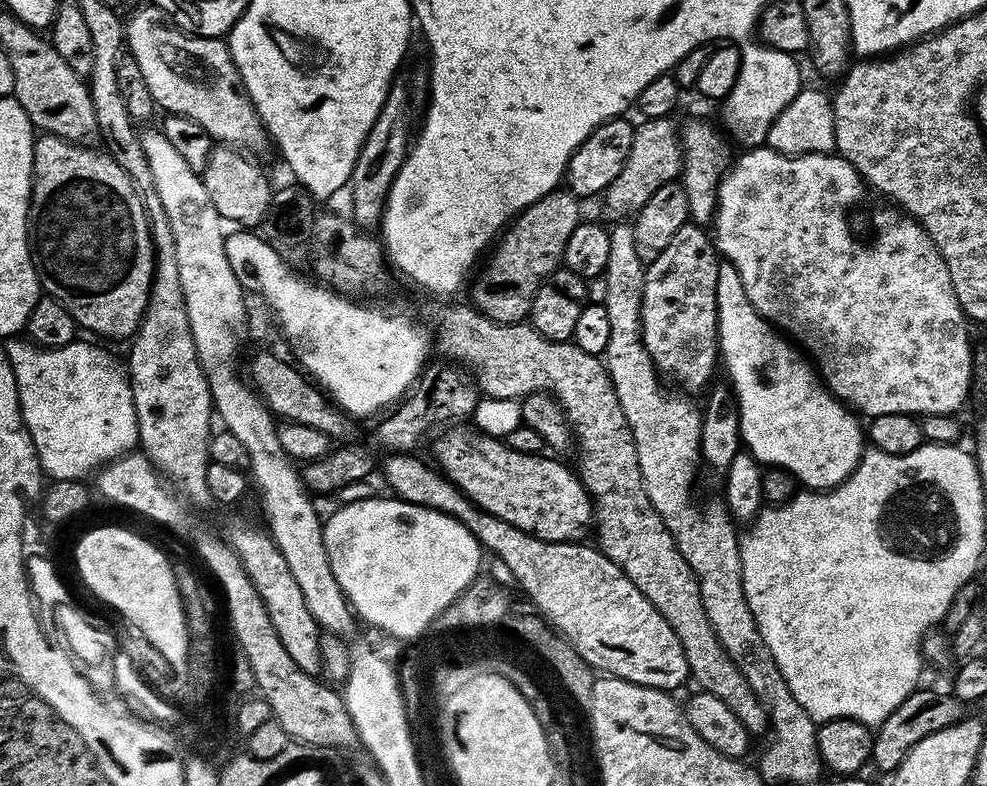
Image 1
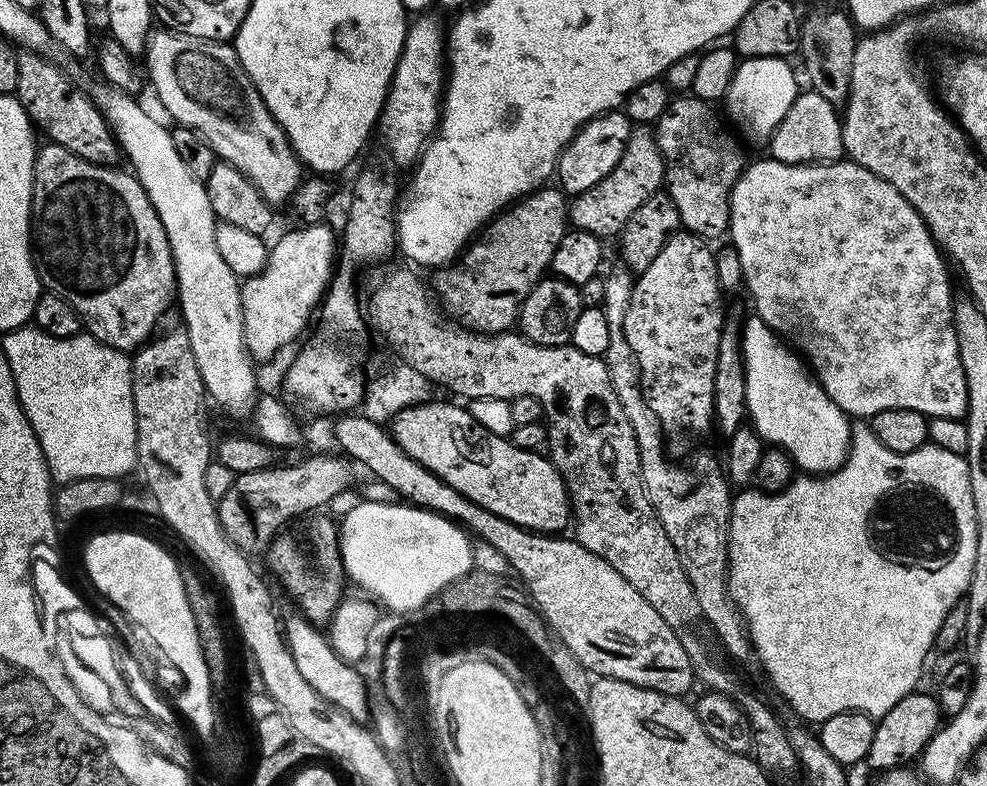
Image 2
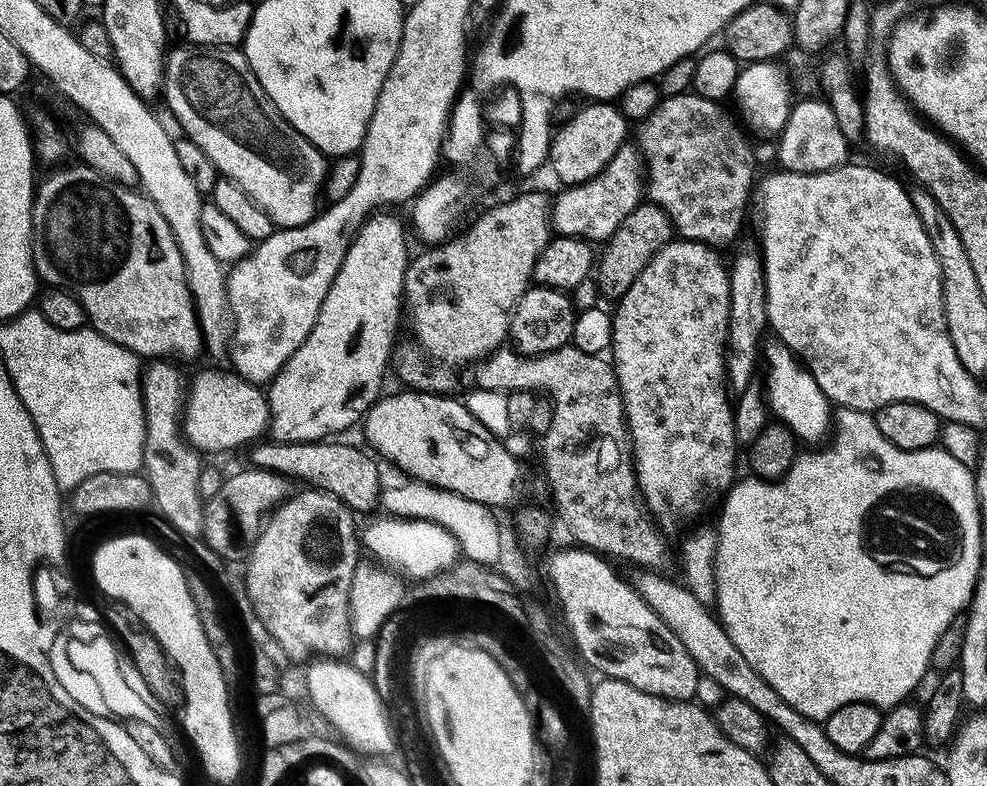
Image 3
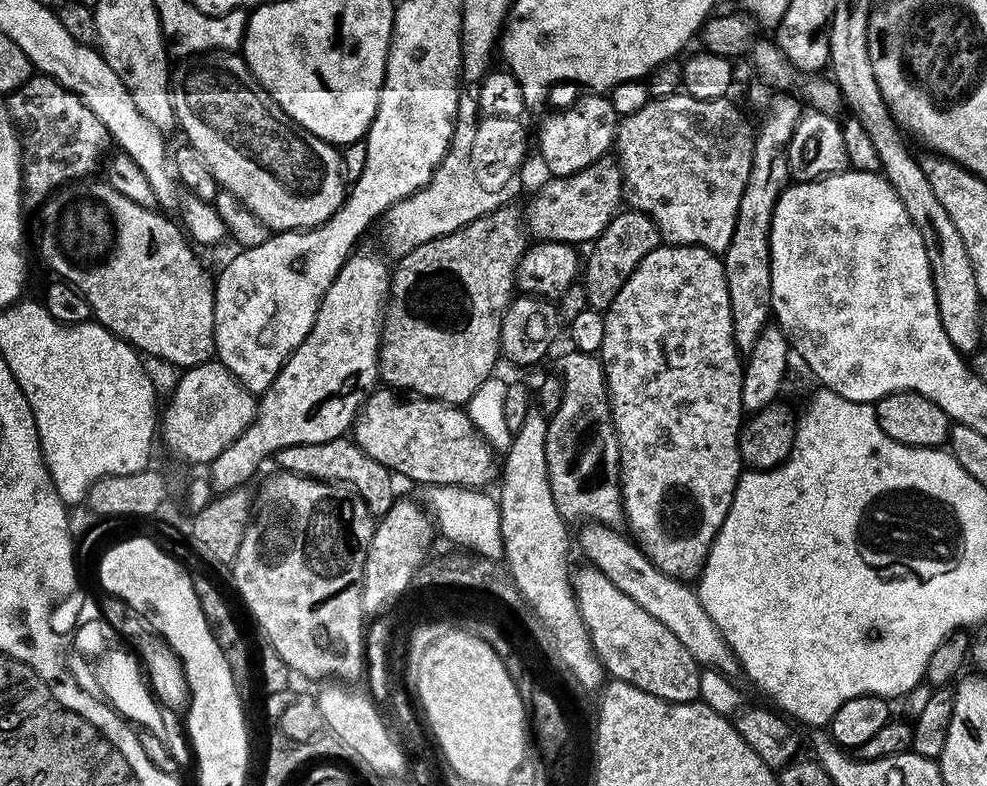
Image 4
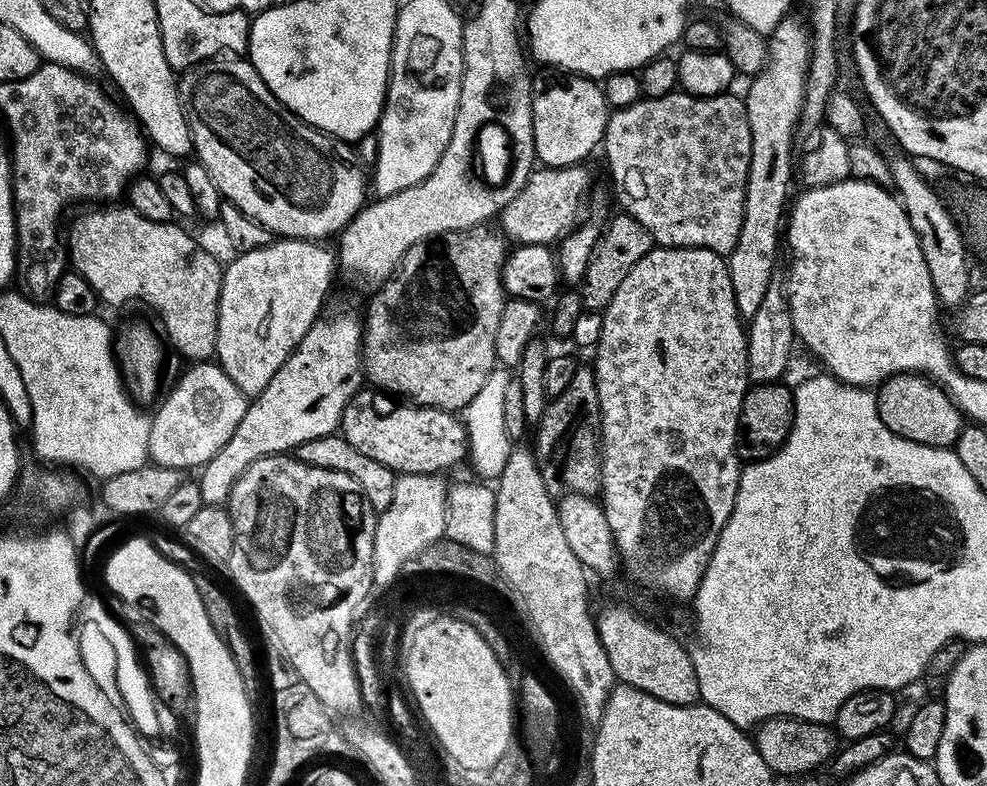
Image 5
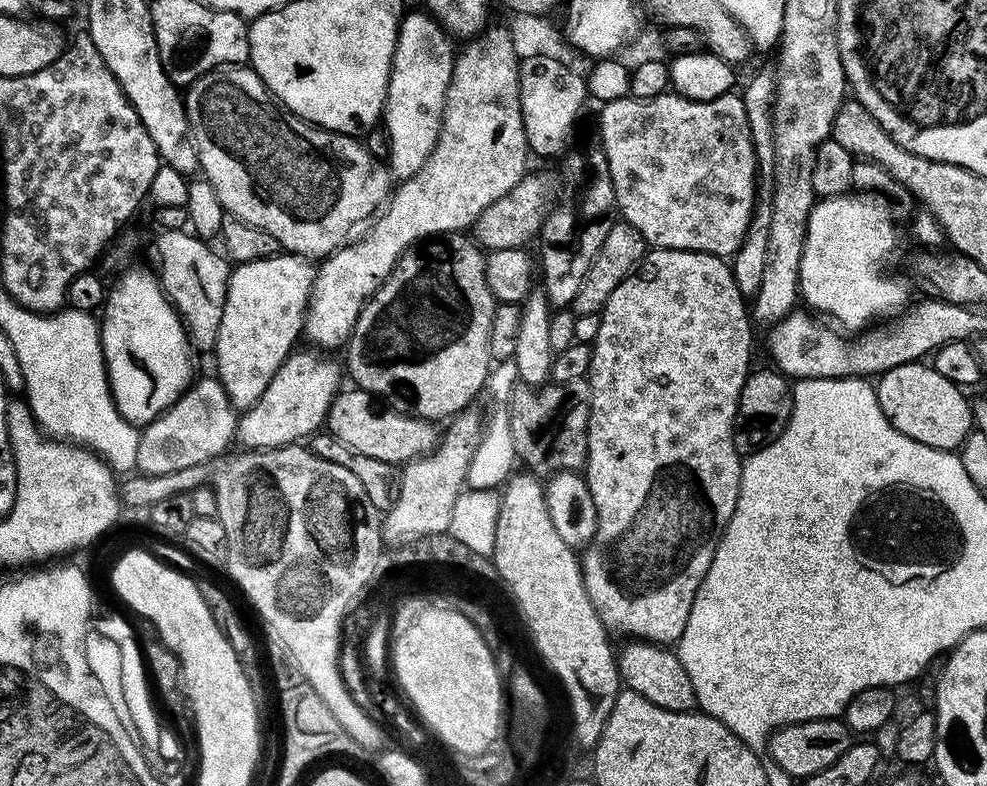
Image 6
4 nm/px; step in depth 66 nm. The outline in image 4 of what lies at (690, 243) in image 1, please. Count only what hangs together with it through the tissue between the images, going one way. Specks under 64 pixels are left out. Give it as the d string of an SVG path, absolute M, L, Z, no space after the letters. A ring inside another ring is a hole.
M664 244L661 247L650 250L650 254L646 254L646 258L642 258L642 262L638 262L638 270L634 270L634 274L630 274L630 278L626 278L626 286L622 286L622 290L618 290L618 298L614 298L614 302L610 302L610 306L603 313L605 320L605 333L603 335L601 348L599 350L600 363L604 366L604 377L608 383L608 401L610 402L610 410L612 411L612 425L616 431L616 437L620 443L620 498L624 503L624 517L626 528L630 533L631 539L635 541L638 547L648 556L650 562L658 568L658 570L672 576L676 580L683 582L692 582L699 577L704 571L704 563L708 557L710 546L714 542L714 538L718 534L718 530L722 526L722 522L726 518L726 514L730 510L730 502L734 496L736 484L740 481L742 475L742 465L740 462L740 429L742 427L742 417L745 415L742 406L742 378L744 377L744 366L742 363L742 353L736 347L734 342L734 322L730 314L730 290L726 290L726 274L724 273L723 259L717 253L706 250L705 248L691 248L685 244Z

